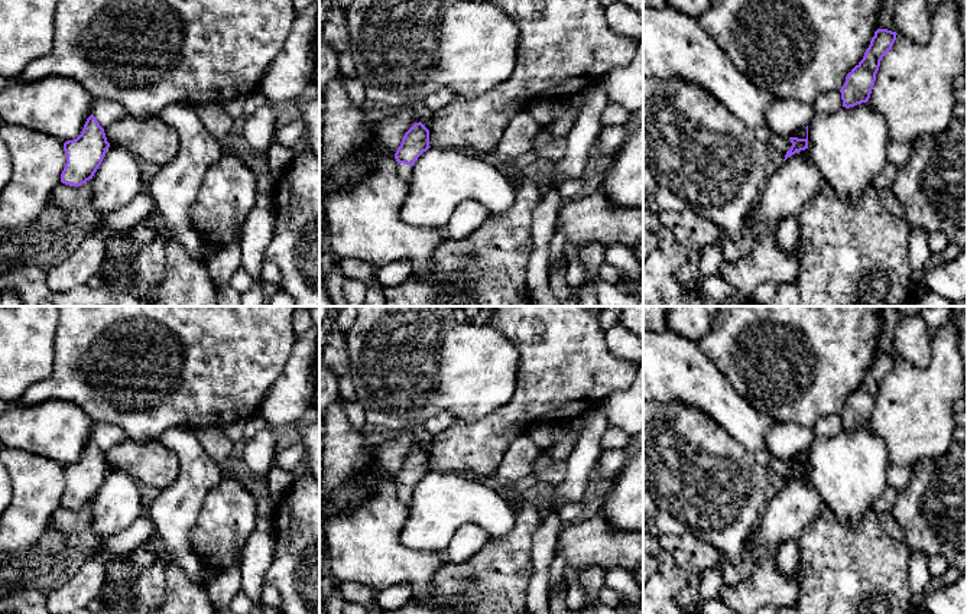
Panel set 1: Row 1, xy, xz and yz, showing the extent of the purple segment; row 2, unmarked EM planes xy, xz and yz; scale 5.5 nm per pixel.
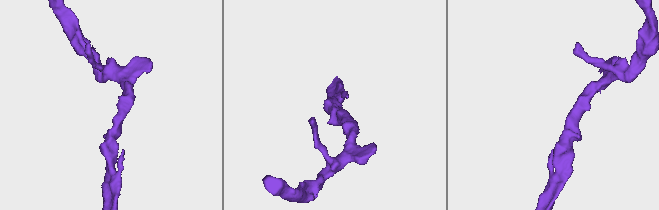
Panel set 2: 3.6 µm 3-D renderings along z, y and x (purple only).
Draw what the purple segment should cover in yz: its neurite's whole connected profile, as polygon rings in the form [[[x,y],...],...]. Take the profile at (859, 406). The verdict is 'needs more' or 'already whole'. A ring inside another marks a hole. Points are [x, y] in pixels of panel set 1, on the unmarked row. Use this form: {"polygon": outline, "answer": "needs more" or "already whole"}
{"polygon": [[[888,353],[874,355],[863,383],[847,397],[840,413],[843,431],[850,432],[869,425],[880,384],[892,373],[896,358]]], "answer": "already whole"}

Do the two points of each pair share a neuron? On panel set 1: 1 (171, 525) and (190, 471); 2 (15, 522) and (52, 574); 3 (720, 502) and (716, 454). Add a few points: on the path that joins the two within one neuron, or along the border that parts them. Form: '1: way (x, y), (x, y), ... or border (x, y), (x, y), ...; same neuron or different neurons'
1: way (174, 512), (190, 490), (190, 484); same neuron
2: border (46, 526), (32, 545), (15, 552); different neurons
3: way (719, 490), (716, 487), (716, 465); same neuron

